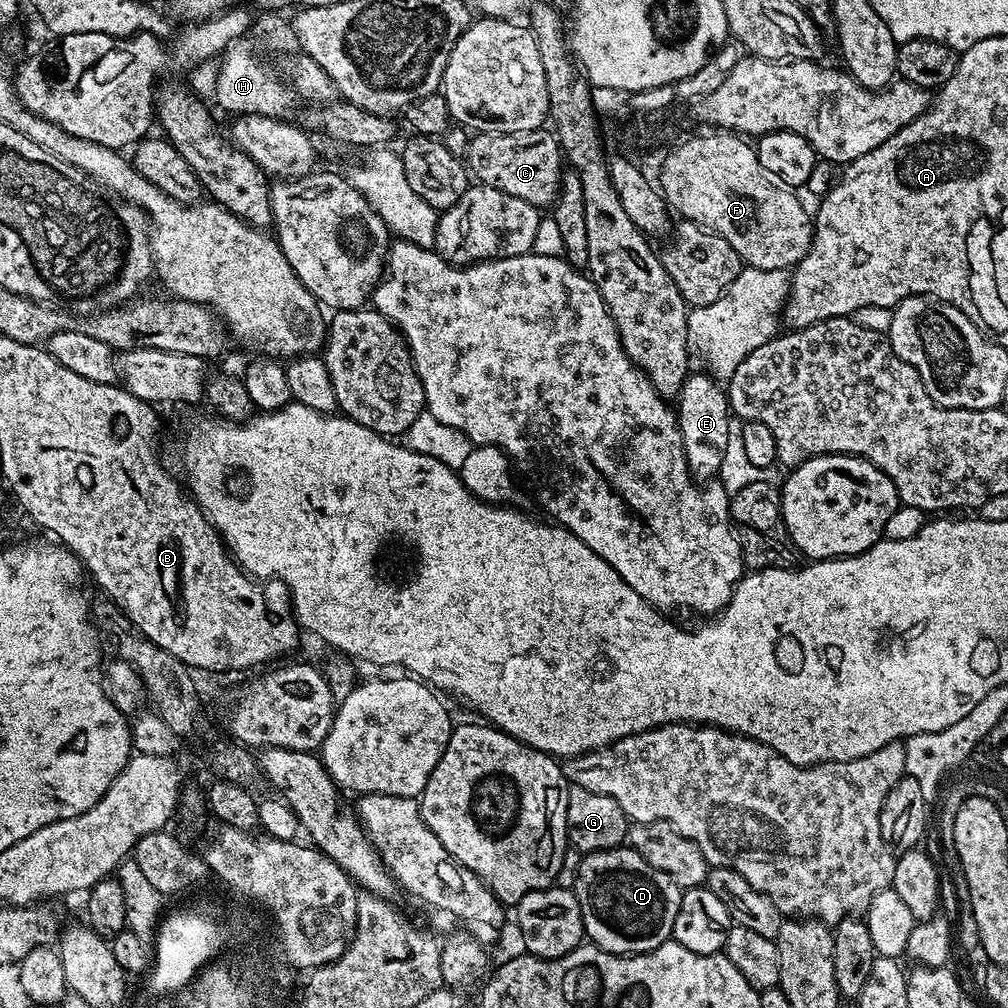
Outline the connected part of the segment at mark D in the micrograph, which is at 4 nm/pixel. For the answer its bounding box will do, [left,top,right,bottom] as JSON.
[574,846,682,956]

